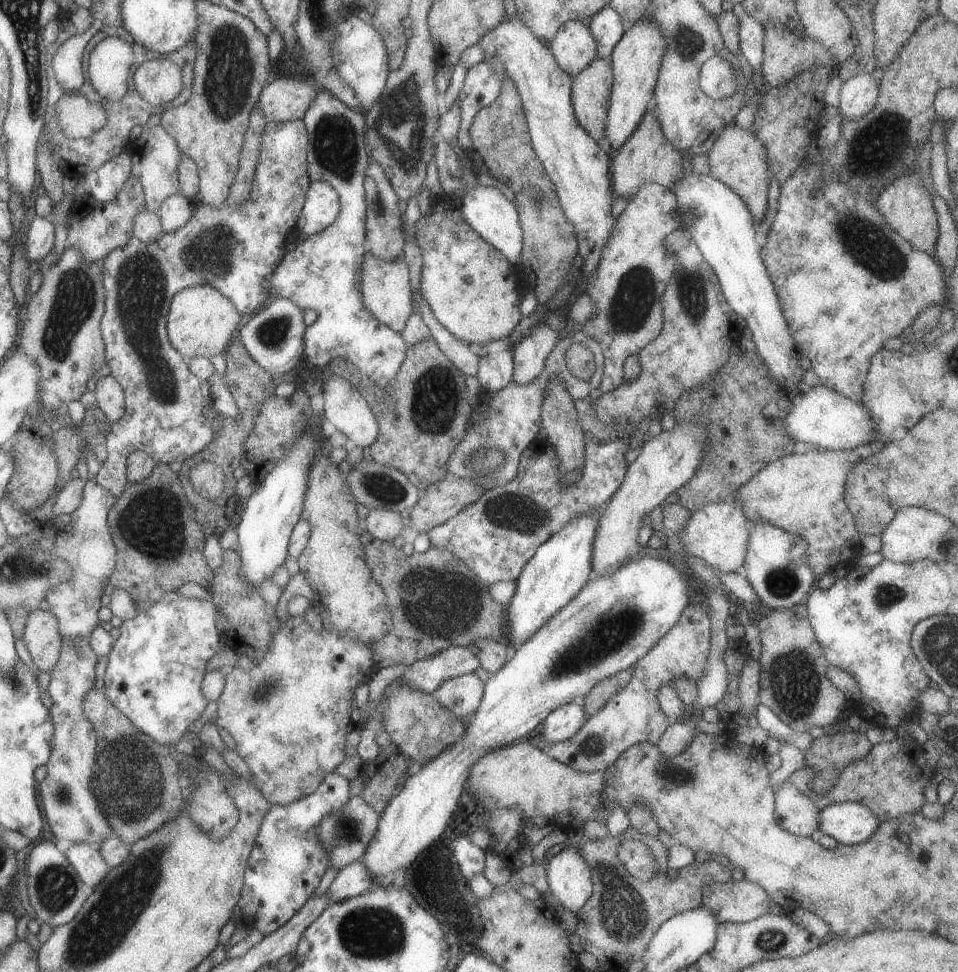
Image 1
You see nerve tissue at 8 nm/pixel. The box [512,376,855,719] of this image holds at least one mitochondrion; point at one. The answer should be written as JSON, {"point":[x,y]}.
{"point":[607,633]}

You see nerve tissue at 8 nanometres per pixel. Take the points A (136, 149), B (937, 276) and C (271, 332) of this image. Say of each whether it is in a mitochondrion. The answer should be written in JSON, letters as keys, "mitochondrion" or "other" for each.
{"A":"other","B":"other","C":"mitochondrion"}

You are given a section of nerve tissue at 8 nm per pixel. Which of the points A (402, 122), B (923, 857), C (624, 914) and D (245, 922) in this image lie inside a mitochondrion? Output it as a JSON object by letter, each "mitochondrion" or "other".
{"A":"mitochondrion","B":"other","C":"mitochondrion","D":"other"}

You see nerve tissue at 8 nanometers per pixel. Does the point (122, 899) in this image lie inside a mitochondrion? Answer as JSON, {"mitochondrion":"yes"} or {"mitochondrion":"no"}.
{"mitochondrion":"yes"}

